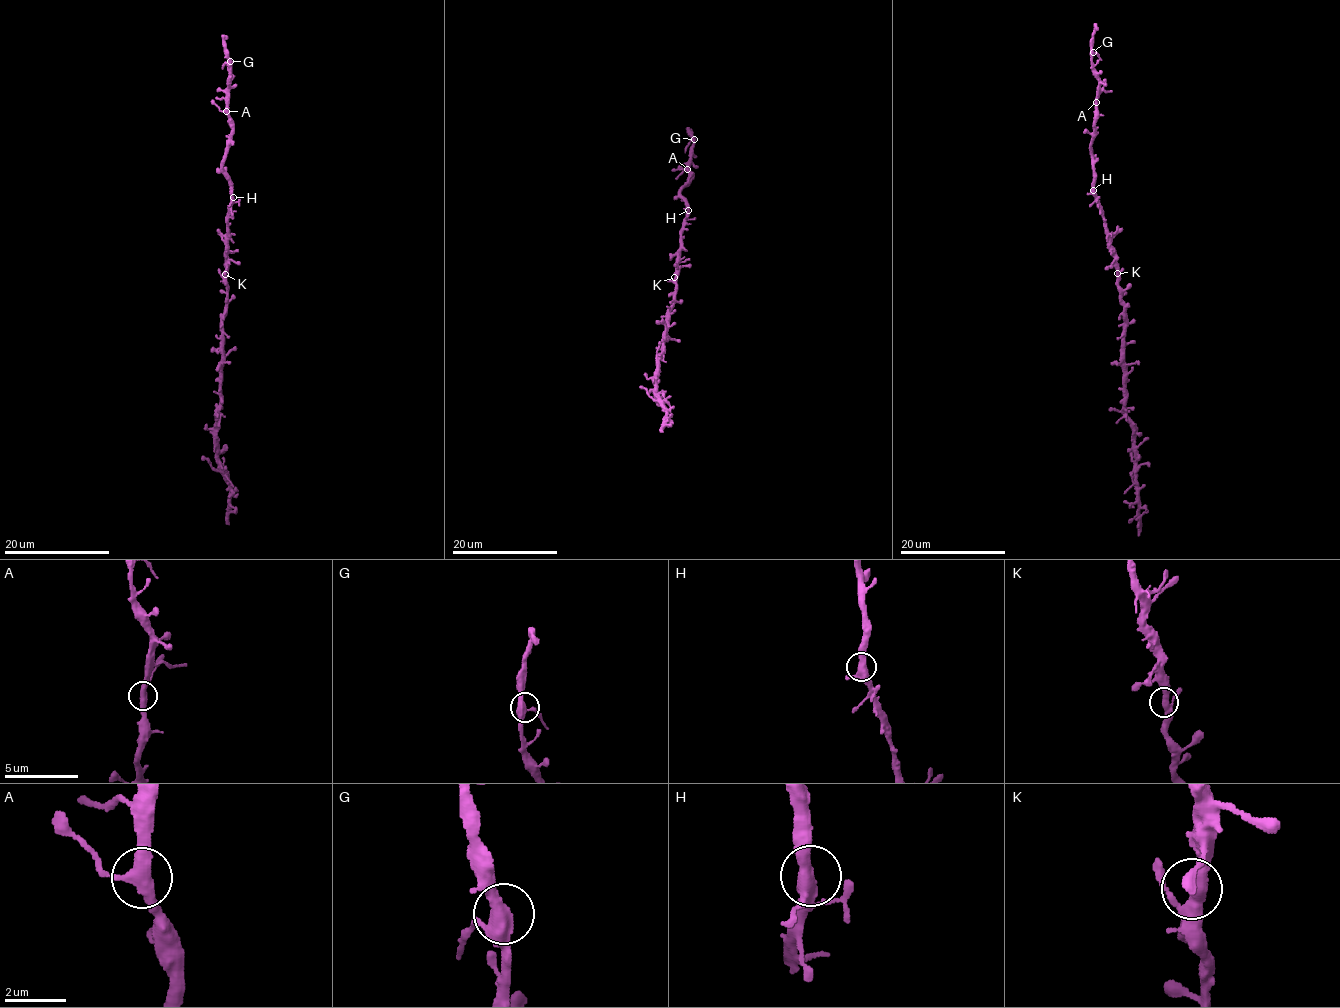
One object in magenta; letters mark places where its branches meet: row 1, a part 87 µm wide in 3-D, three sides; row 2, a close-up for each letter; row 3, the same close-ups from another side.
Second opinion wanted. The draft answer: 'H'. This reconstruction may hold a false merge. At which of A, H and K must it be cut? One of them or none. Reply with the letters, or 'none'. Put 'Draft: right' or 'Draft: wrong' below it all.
none
Draft: wrong

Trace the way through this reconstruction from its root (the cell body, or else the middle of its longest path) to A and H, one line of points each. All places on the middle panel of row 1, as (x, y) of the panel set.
A: (676, 278), (681, 229), (688, 204), (680, 193), (680, 187), (689, 181), (691, 173), (687, 168)
H: (676, 278), (681, 229), (688, 210)

